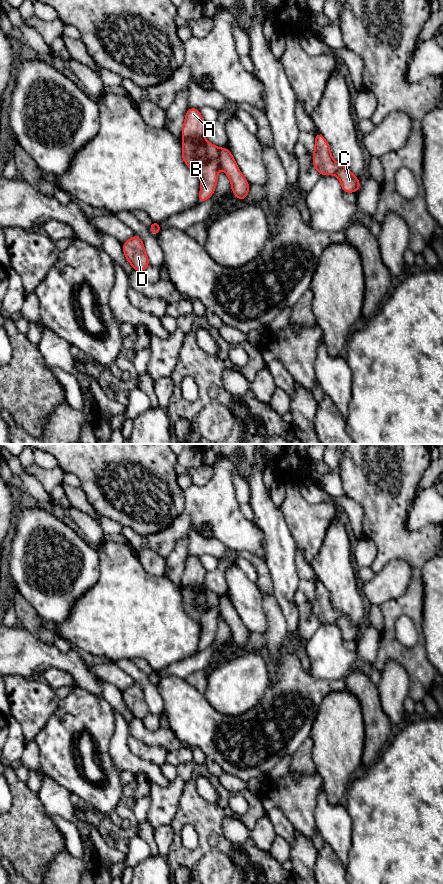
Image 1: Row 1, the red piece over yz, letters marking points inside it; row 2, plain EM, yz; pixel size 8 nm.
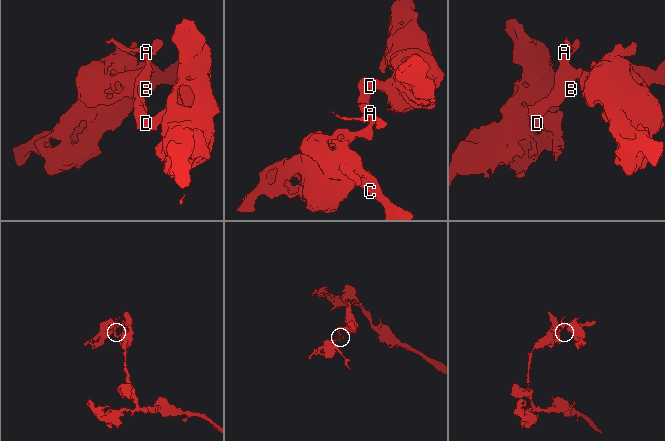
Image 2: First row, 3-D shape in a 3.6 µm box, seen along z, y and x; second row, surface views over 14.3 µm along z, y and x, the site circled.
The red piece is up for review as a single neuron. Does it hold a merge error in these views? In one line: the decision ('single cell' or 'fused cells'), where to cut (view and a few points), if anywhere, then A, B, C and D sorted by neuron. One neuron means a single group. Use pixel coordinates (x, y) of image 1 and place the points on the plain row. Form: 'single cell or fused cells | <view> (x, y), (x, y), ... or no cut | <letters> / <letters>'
fused cells | yz (218, 596), (219, 613) | A B D / C

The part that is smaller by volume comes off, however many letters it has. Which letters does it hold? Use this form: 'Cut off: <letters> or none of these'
Cut off: C

